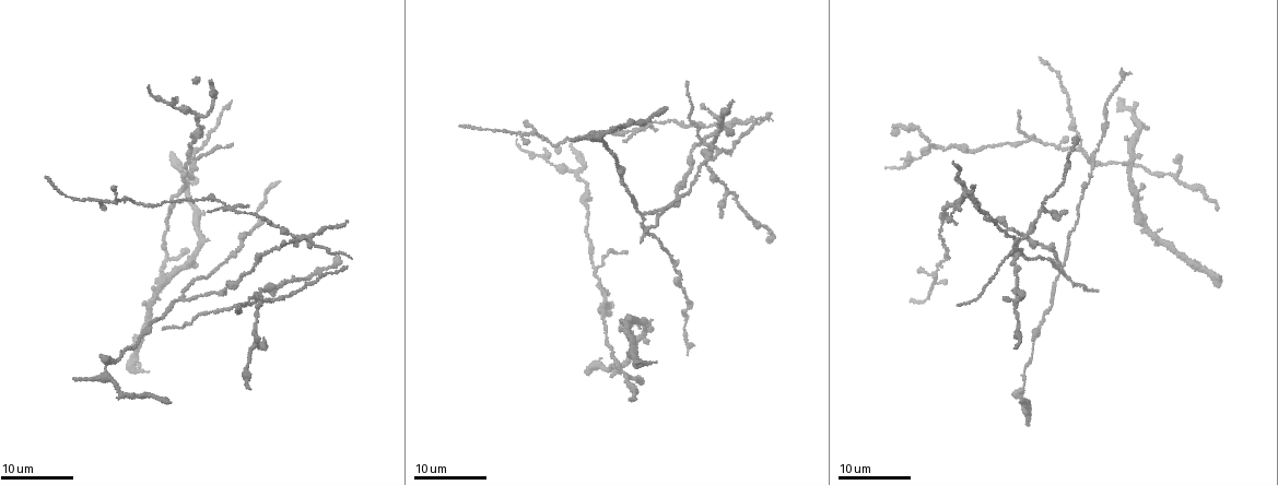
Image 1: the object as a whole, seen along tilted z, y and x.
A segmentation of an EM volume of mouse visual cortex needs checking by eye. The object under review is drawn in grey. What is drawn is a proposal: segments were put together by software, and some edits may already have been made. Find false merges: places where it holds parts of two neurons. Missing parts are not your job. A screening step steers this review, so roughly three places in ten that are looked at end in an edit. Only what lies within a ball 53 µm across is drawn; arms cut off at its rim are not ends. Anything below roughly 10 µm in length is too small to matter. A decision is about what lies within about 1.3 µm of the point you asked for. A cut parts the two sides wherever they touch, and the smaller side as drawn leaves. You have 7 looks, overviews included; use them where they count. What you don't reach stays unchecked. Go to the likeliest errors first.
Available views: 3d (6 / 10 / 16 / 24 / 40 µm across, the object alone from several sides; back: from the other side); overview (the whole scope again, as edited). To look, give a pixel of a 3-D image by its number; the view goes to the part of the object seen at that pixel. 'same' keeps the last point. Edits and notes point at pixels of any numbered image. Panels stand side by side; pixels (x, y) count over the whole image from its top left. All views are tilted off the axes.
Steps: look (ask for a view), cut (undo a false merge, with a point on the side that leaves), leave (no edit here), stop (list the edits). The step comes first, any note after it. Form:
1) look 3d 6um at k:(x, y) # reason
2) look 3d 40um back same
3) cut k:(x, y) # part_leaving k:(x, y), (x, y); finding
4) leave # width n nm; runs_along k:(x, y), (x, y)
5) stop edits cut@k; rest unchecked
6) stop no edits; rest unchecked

look 3d 24um at 1:(641, 215) # two arms in line, one across

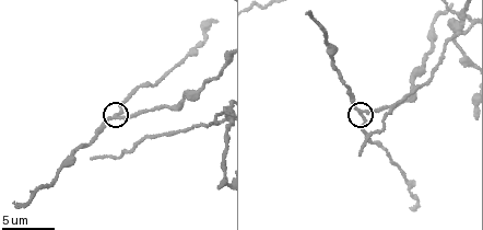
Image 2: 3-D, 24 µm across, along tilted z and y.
look 3d 10um at 2:(115, 117)

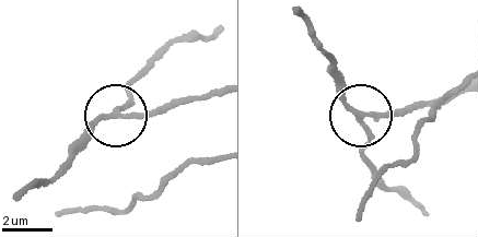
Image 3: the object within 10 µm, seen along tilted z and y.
look 3d 10um back at 3:(362, 116)

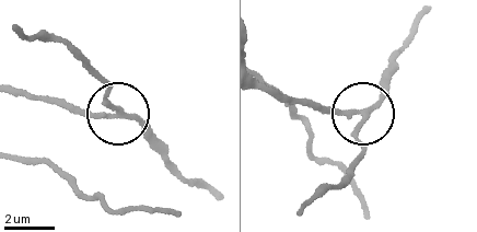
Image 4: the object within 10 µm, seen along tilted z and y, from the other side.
cut 4:(108, 85) # side_arm 33 um; a second neuron is stuck on

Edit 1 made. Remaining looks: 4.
look overview

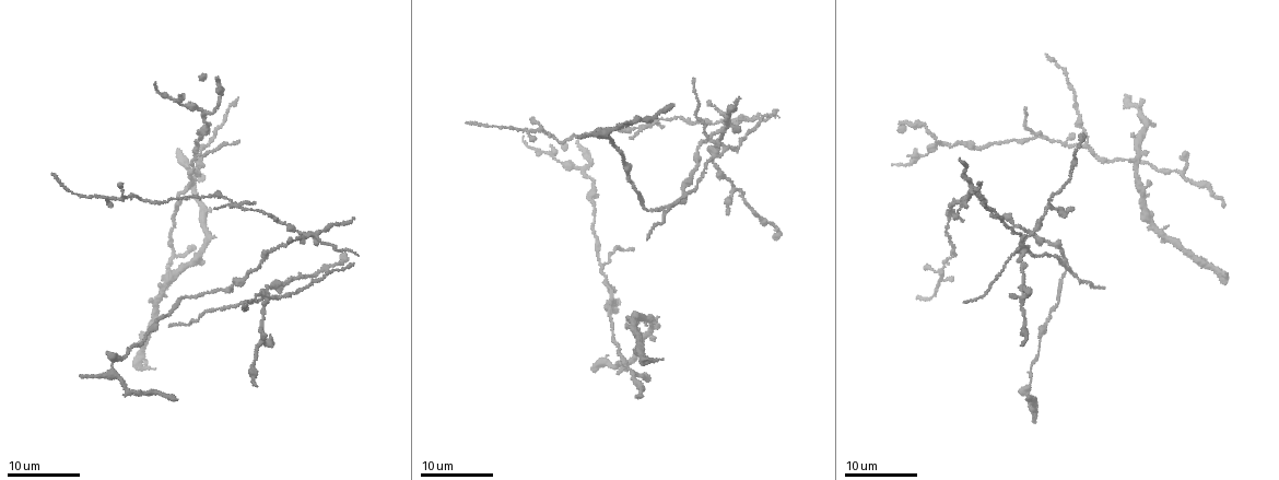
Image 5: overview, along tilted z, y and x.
look 3d 24um at 5:(315, 237) # four or more arms meet

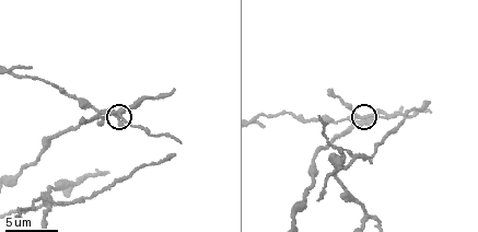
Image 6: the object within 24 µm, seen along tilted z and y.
look 3d 10um at 6:(119, 113)

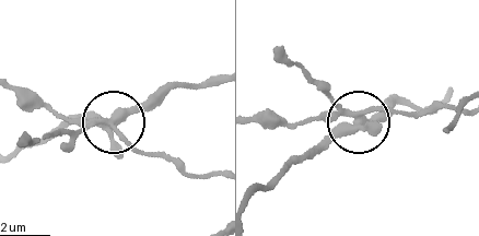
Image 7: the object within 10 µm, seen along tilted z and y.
cut 7:(382, 108) # part_leaving 7:(341, 114), (326, 110), (291, 125), (258, 121); two neurons meet here

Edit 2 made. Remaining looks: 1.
stop edits cut@4, cut@7; rest unchecked

